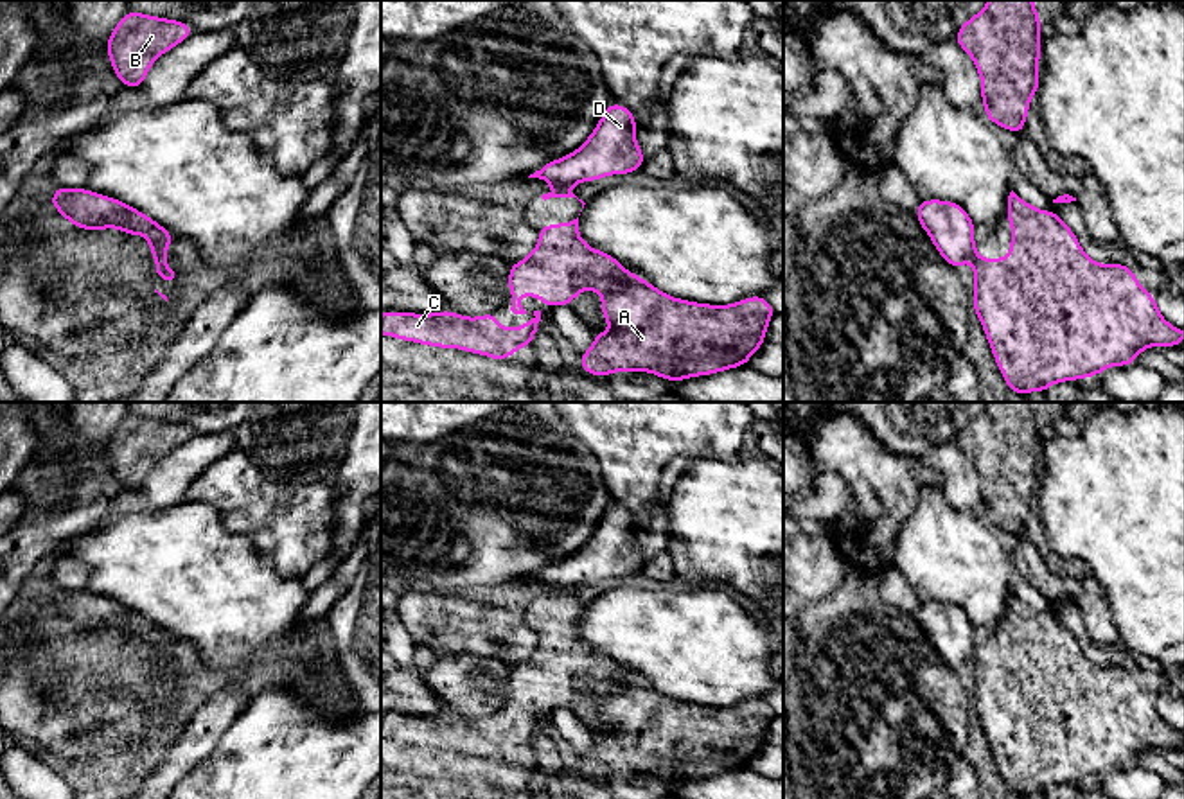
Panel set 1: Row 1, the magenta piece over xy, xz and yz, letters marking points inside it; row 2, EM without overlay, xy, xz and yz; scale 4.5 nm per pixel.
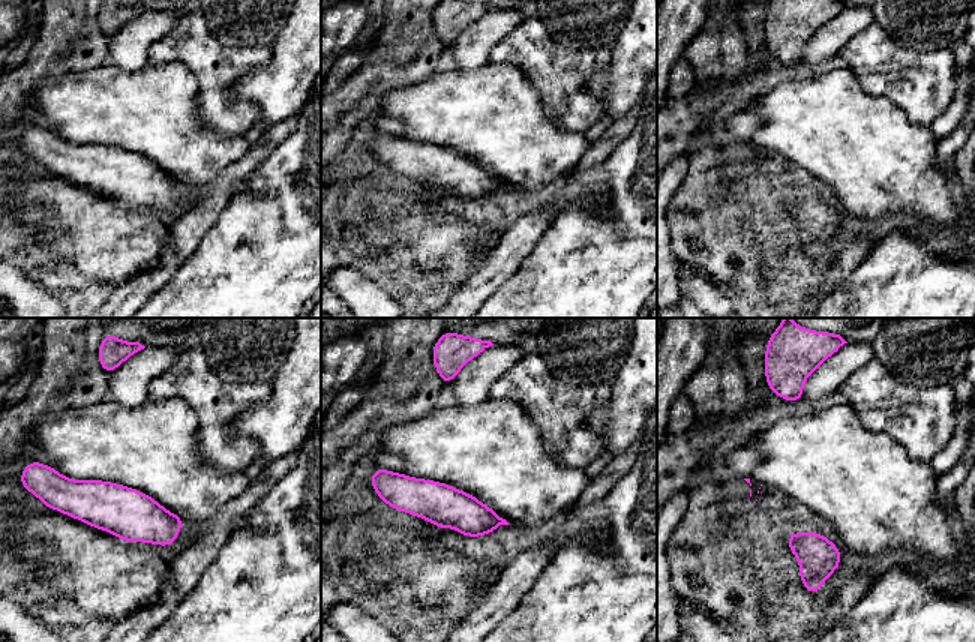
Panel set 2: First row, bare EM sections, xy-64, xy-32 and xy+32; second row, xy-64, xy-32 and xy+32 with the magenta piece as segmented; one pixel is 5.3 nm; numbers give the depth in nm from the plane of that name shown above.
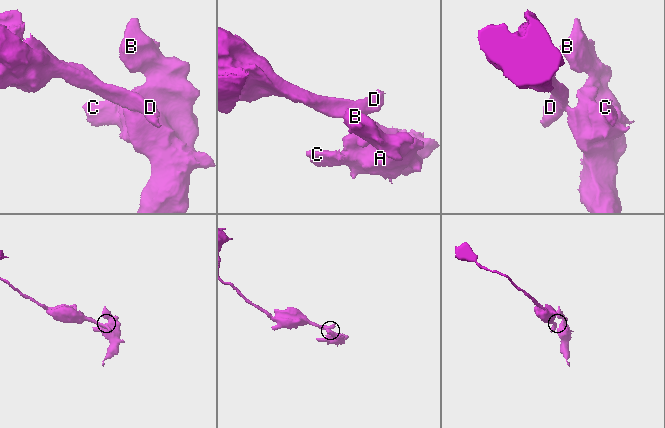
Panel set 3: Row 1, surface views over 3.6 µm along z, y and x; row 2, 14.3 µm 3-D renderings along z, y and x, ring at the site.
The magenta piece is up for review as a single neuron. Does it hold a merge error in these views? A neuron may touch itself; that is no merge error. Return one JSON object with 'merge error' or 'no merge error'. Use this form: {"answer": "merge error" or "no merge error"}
{"answer": "merge error"}

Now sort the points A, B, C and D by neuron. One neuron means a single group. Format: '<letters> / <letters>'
A B C / D

